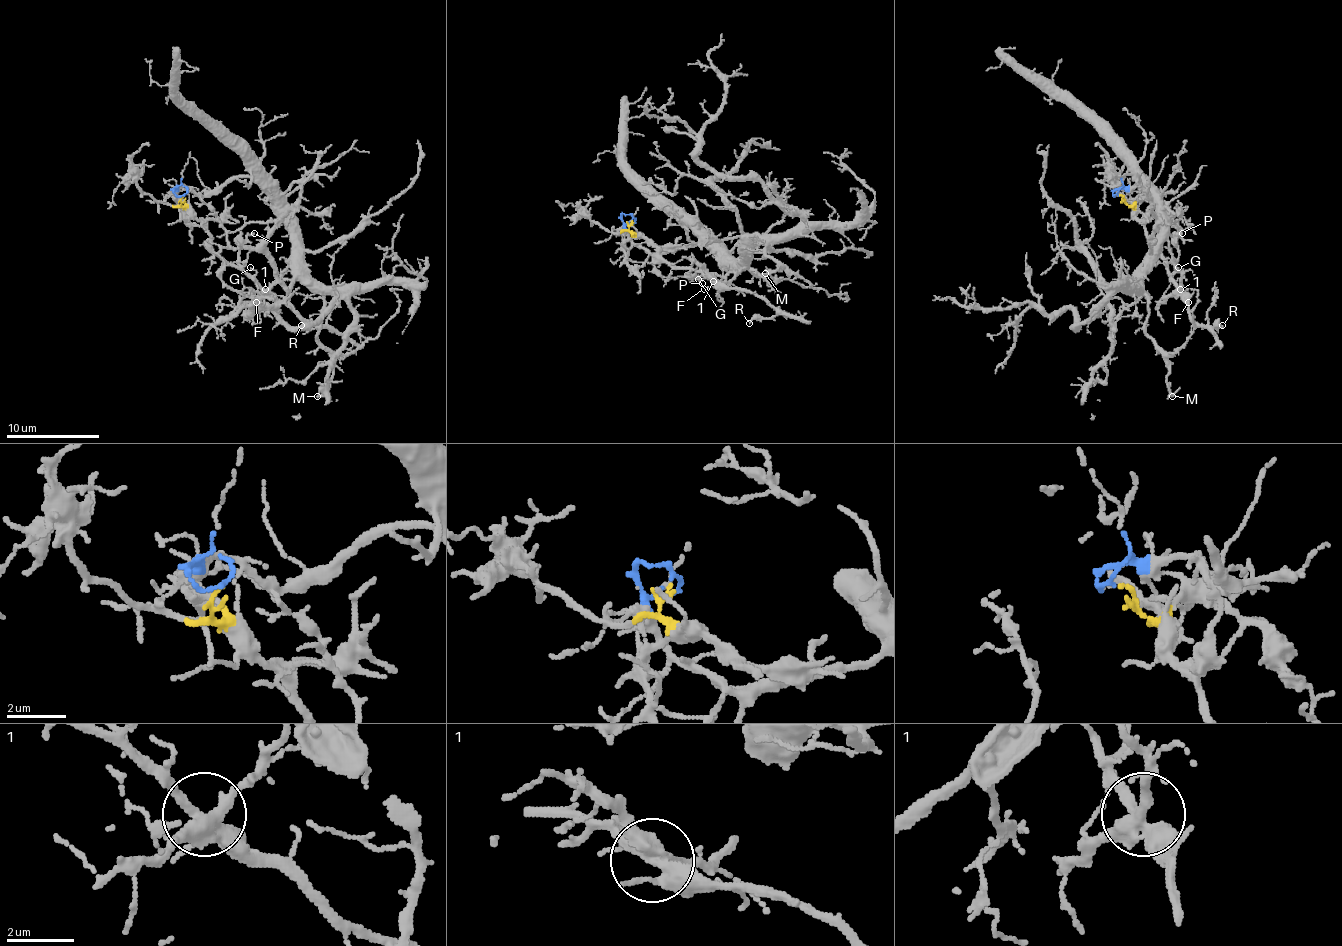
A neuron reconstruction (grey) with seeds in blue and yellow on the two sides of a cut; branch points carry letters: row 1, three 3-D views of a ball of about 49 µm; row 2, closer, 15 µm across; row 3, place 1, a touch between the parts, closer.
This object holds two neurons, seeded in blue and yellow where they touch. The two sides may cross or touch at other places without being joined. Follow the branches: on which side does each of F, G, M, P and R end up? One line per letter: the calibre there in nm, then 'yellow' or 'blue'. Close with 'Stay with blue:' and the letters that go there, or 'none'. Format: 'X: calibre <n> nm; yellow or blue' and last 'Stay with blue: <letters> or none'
F: calibre 130 nm; yellow
G: calibre 110 nm; yellow
M: calibre 130 nm; blue
P: calibre 160 nm; yellow
R: calibre 150 nm; yellow
Stay with blue: M

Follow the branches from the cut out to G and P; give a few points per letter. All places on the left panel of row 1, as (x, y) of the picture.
G: (185, 195), (180, 204), (203, 225), (210, 246), (222, 258), (252, 276), (257, 271), (250, 267)
P: (185, 195), (180, 204), (203, 225), (210, 246), (243, 271), (238, 246), (254, 232)

